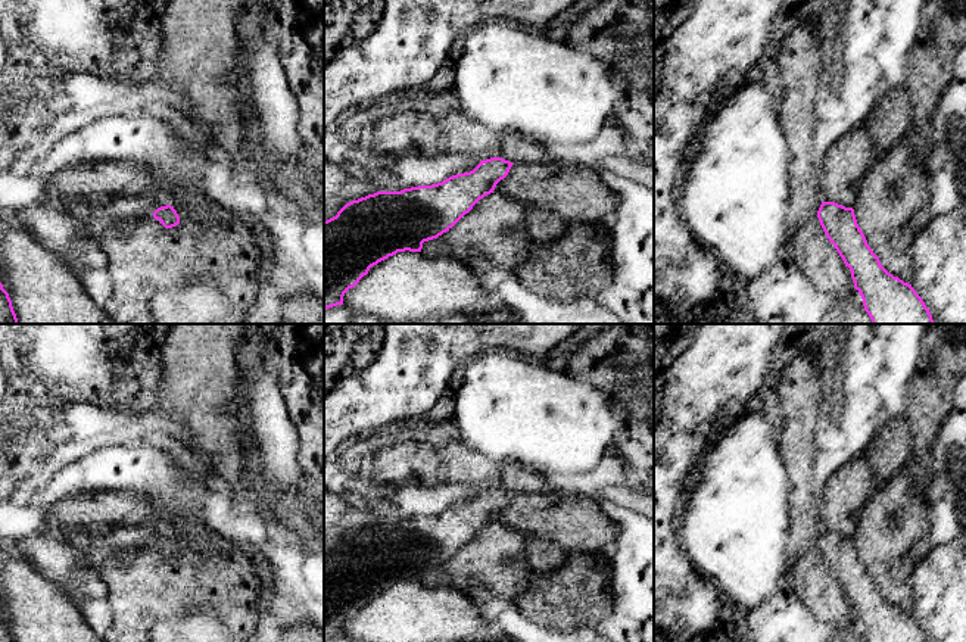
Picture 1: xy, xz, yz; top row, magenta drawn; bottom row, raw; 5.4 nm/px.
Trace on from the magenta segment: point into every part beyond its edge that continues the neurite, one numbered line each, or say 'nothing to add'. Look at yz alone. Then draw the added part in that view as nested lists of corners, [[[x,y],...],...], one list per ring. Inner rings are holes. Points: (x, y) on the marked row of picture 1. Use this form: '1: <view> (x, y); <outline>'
nothing to add

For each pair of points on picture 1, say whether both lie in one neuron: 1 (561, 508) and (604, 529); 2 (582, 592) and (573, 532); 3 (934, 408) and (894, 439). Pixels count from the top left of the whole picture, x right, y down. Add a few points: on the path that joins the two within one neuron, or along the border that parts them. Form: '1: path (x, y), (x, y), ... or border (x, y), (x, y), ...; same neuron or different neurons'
1: path (572, 519), (588, 529), (594, 529); same neuron
2: border (583, 551), (595, 552); different neurons
3: border (901, 414), (912, 438), (913, 454); different neurons

